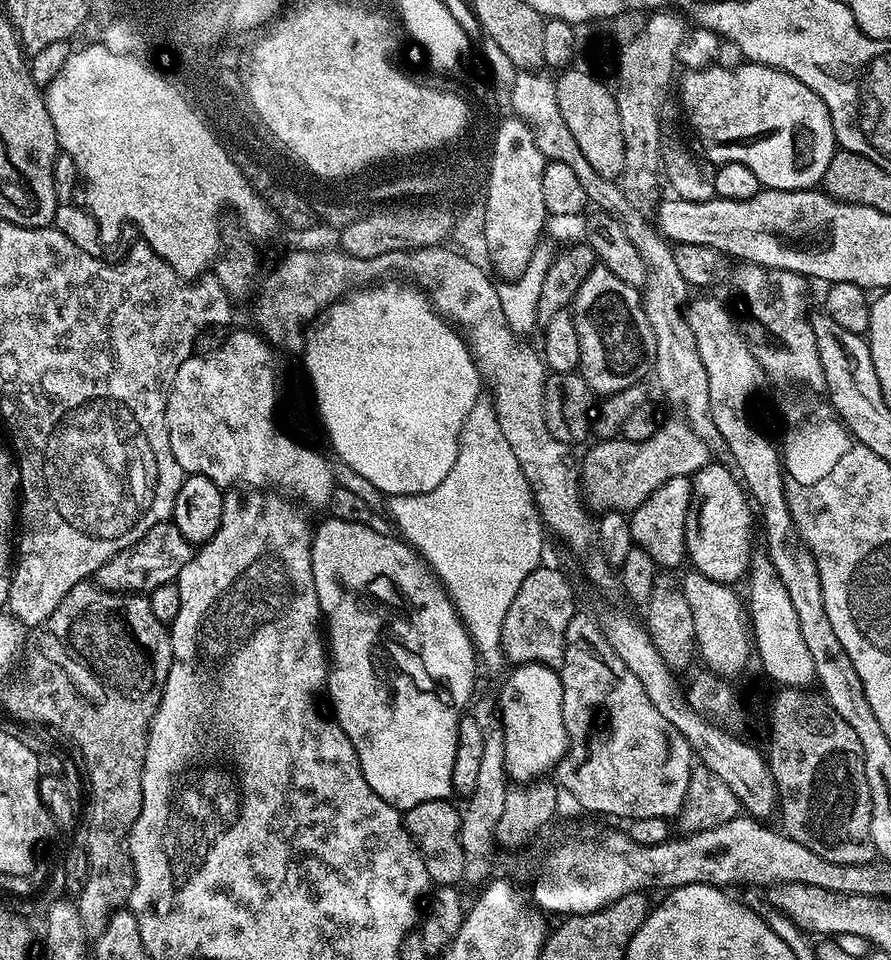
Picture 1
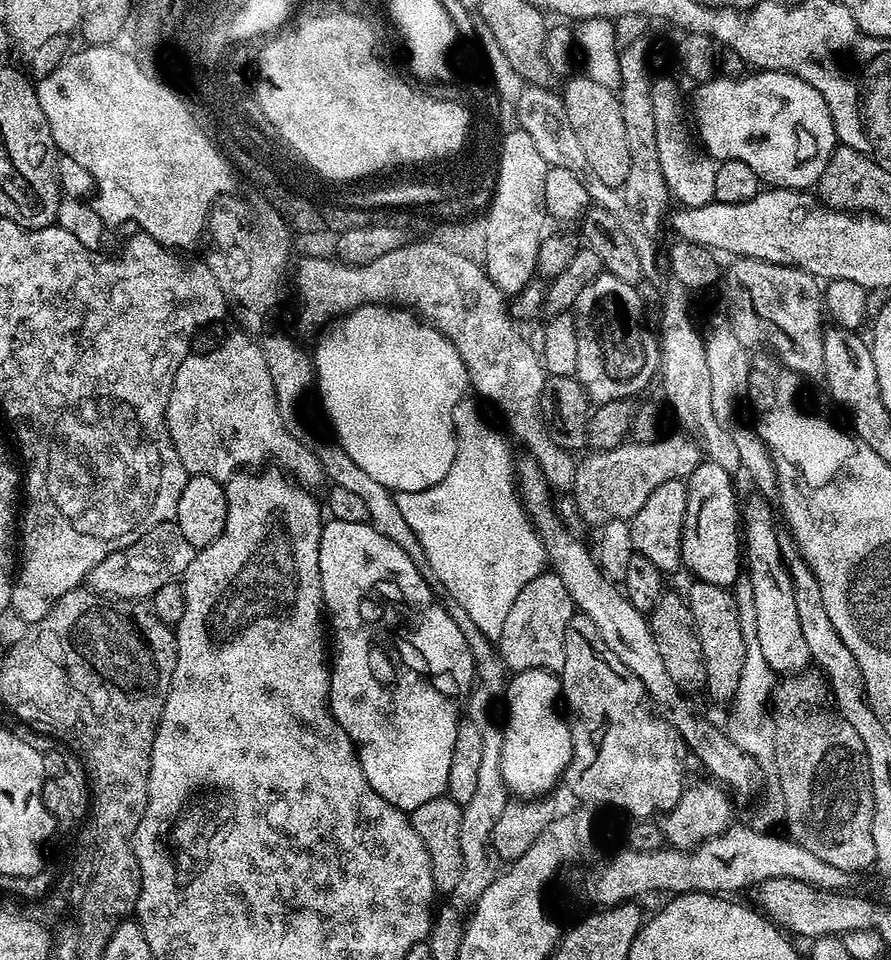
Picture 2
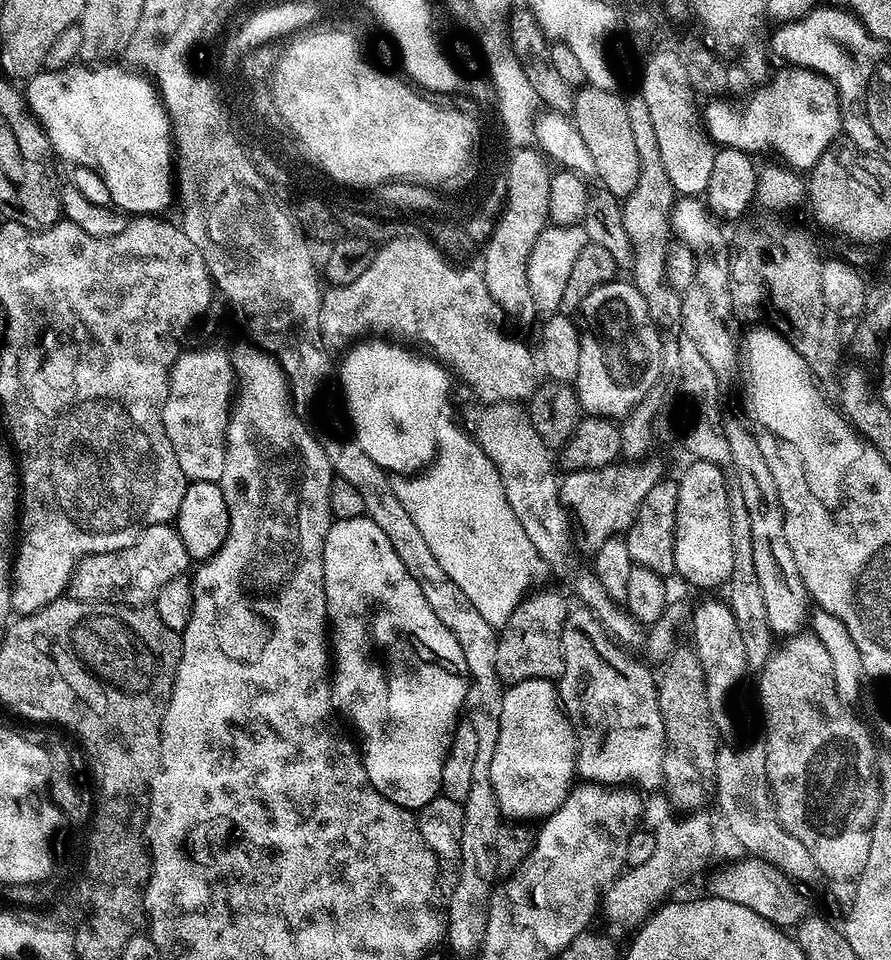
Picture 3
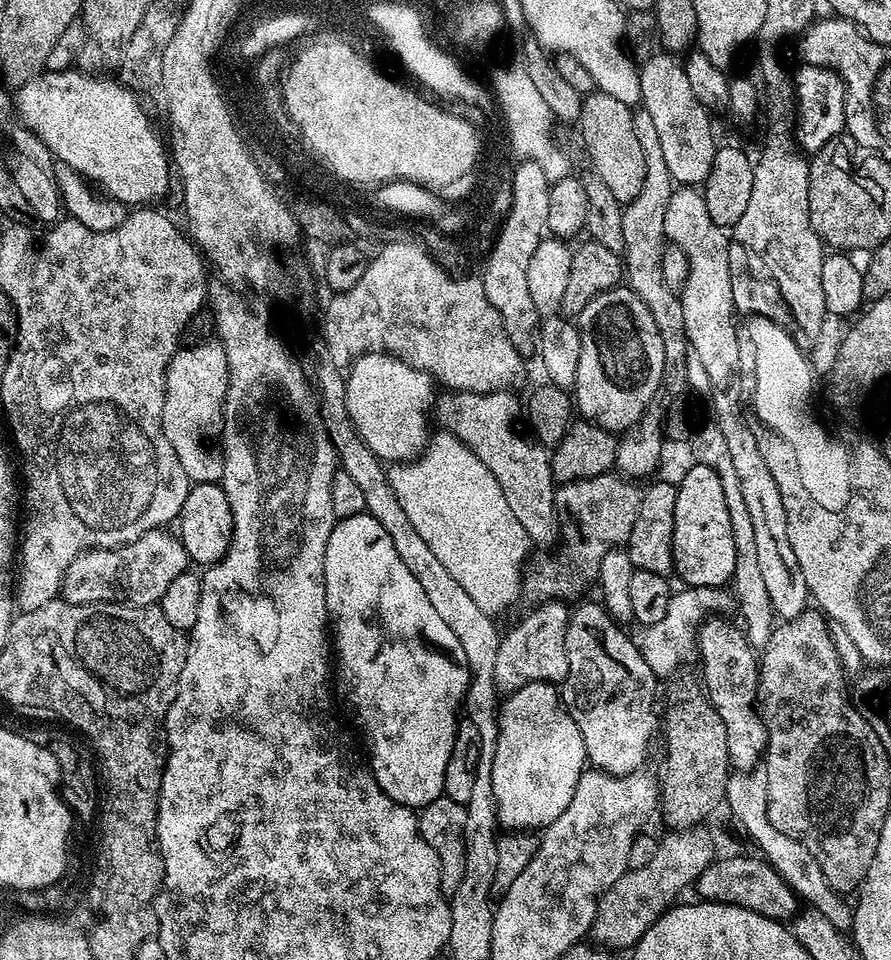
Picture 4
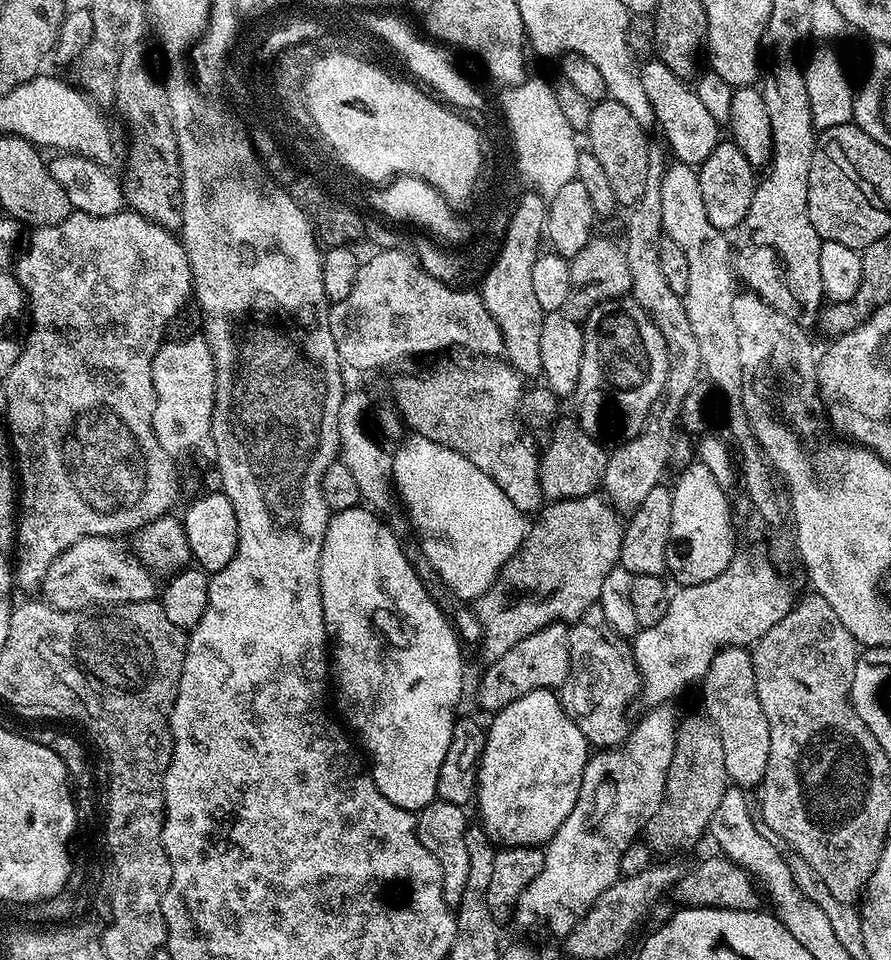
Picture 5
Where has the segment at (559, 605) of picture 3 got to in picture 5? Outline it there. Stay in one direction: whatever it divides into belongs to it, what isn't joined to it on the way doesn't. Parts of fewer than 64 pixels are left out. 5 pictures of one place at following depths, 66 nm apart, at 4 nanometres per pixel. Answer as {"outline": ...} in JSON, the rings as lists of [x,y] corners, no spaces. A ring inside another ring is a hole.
{"outline":[[[552,623],[542,626],[536,633],[522,638],[516,646],[510,646],[502,658],[491,661],[480,680],[480,704],[495,714],[501,708],[510,706],[522,694],[530,694],[534,690],[550,688],[559,690],[566,682],[570,670],[570,650],[568,649],[567,623]]]}

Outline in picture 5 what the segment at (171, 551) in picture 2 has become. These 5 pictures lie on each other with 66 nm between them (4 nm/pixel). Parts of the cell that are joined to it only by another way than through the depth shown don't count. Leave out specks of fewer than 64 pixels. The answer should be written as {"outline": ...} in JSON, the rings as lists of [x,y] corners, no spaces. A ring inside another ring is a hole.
{"outline":[[[87,536],[74,542],[46,570],[42,585],[43,599],[59,612],[78,612],[89,606],[133,604],[157,595],[157,577],[135,551],[119,548],[115,539]]]}

